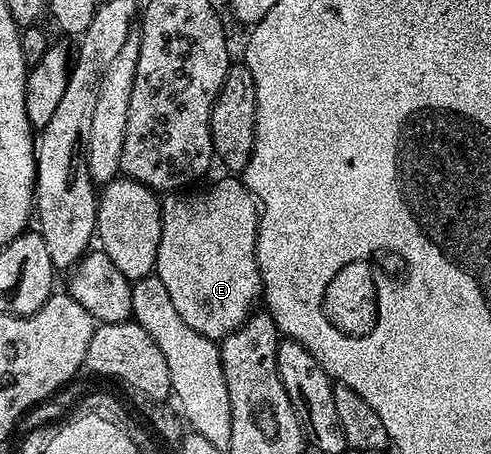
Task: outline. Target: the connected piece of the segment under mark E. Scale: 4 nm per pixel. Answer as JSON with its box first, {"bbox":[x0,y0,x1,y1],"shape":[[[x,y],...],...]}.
{"bbox":[153,176,263,343],"shape":[[[223,176],[227,177],[200,193],[171,191],[162,198],[161,243],[157,243],[157,259],[153,270],[154,276],[165,283],[165,291],[169,291],[169,300],[181,319],[185,319],[193,331],[216,343],[222,342],[224,337],[244,325],[256,308],[255,300],[260,300],[263,291],[263,280],[255,254],[261,210],[255,194],[238,176]]]}

